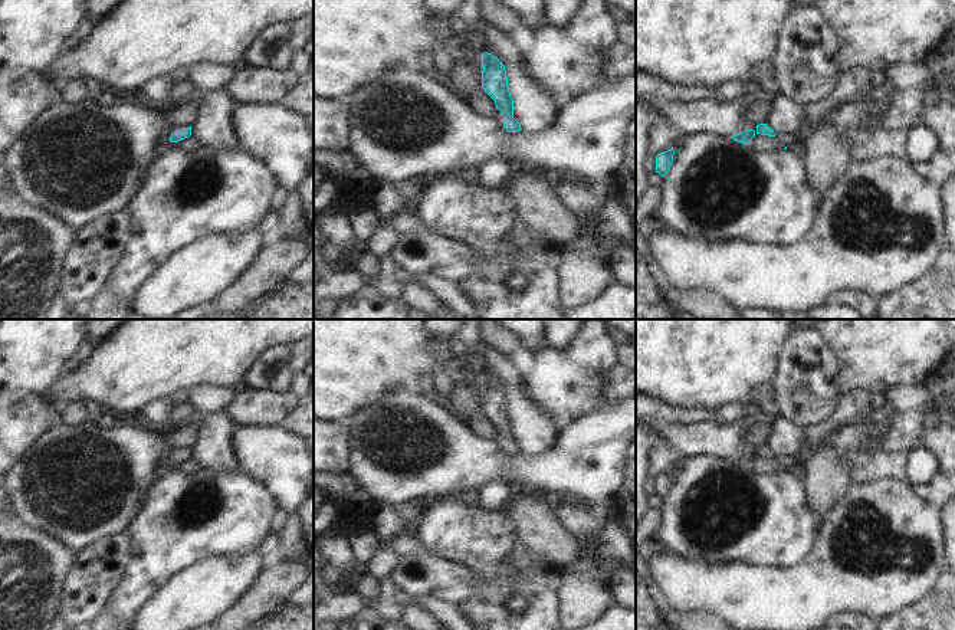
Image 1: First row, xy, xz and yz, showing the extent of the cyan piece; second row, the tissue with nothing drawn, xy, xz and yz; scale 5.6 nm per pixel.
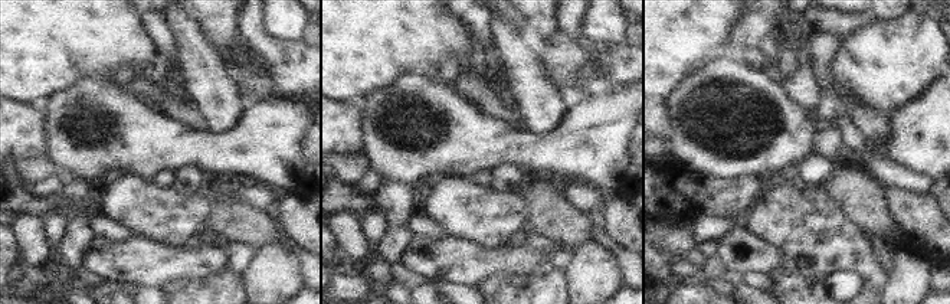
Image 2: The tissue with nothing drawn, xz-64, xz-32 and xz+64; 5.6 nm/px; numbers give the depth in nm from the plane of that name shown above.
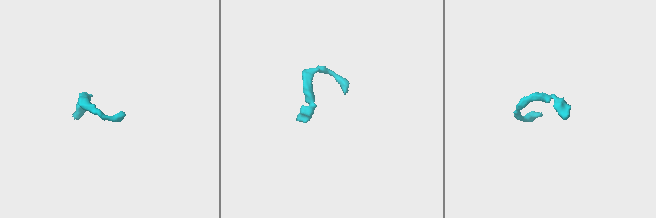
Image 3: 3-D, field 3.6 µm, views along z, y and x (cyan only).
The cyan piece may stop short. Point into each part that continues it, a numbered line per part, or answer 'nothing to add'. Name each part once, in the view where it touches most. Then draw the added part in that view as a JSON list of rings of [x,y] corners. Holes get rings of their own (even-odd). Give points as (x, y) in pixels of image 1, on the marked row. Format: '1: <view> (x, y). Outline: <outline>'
nothing to add.

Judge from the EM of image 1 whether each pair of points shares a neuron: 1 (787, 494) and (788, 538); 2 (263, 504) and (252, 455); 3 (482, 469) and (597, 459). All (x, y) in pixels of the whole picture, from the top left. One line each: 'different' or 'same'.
1: same
2: different
3: same

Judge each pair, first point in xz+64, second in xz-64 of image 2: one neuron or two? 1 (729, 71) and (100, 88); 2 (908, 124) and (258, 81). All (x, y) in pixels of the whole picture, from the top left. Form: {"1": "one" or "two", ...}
{"1": "one", "2": "two"}

